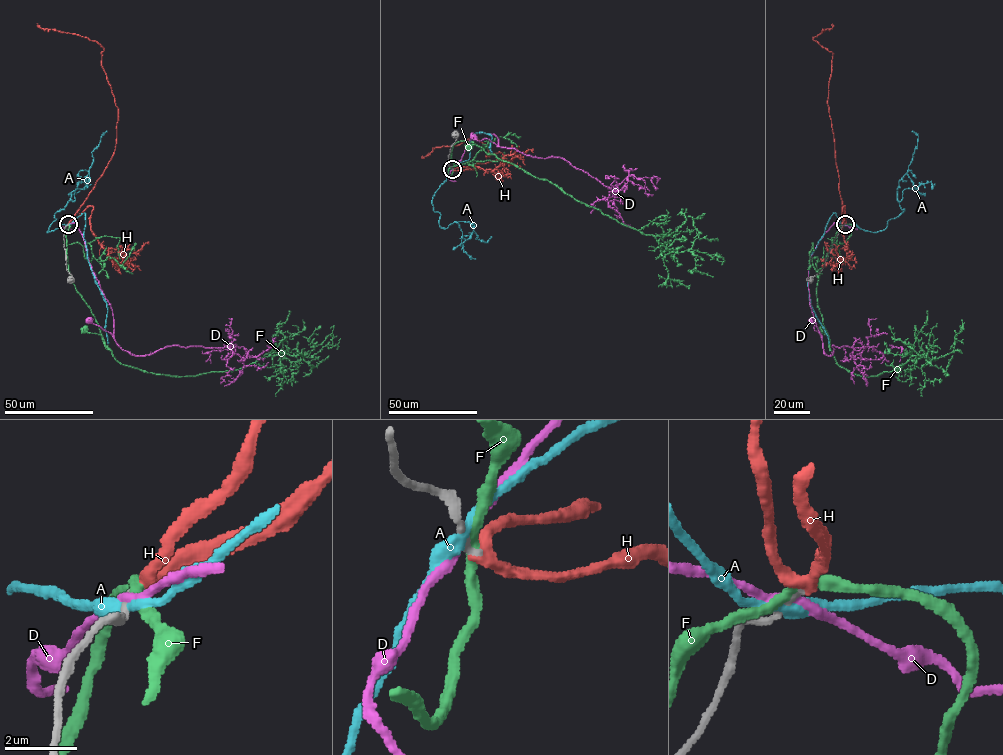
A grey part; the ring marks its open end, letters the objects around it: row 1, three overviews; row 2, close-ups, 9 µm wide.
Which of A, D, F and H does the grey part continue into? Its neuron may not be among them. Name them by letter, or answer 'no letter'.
H

